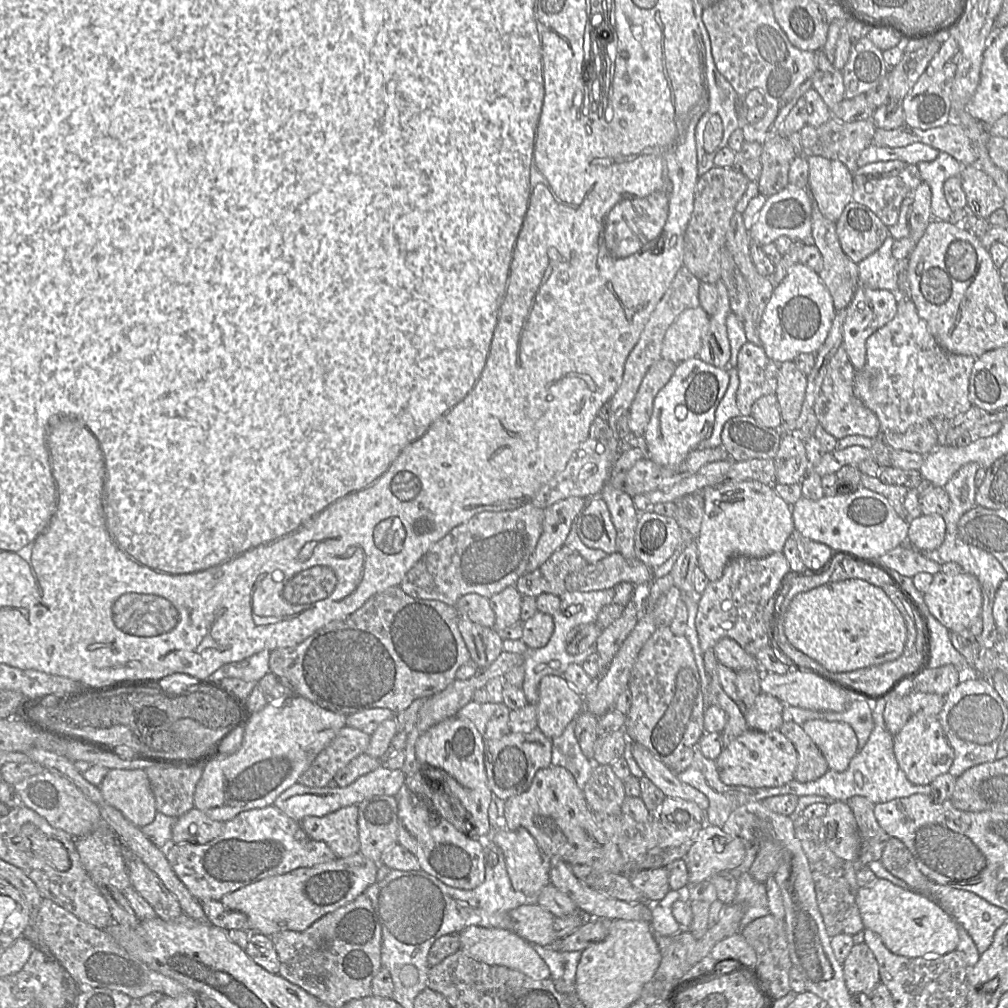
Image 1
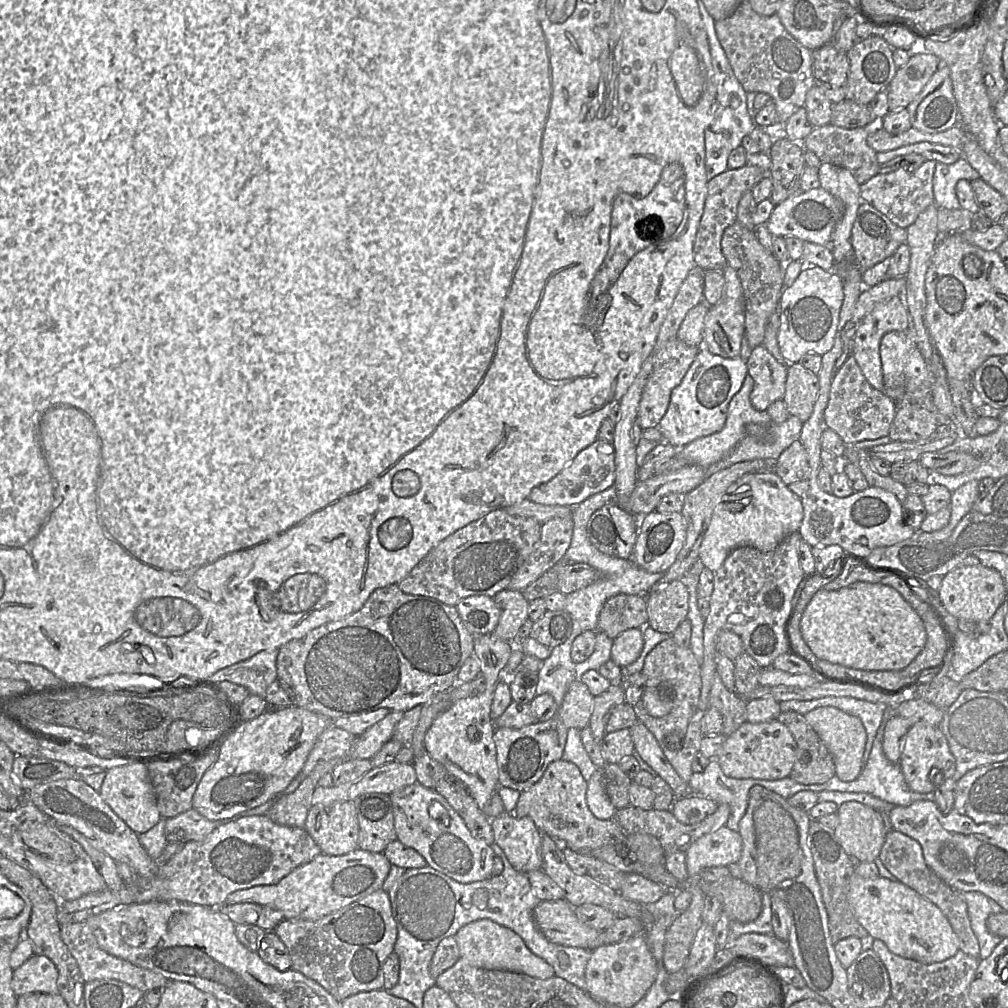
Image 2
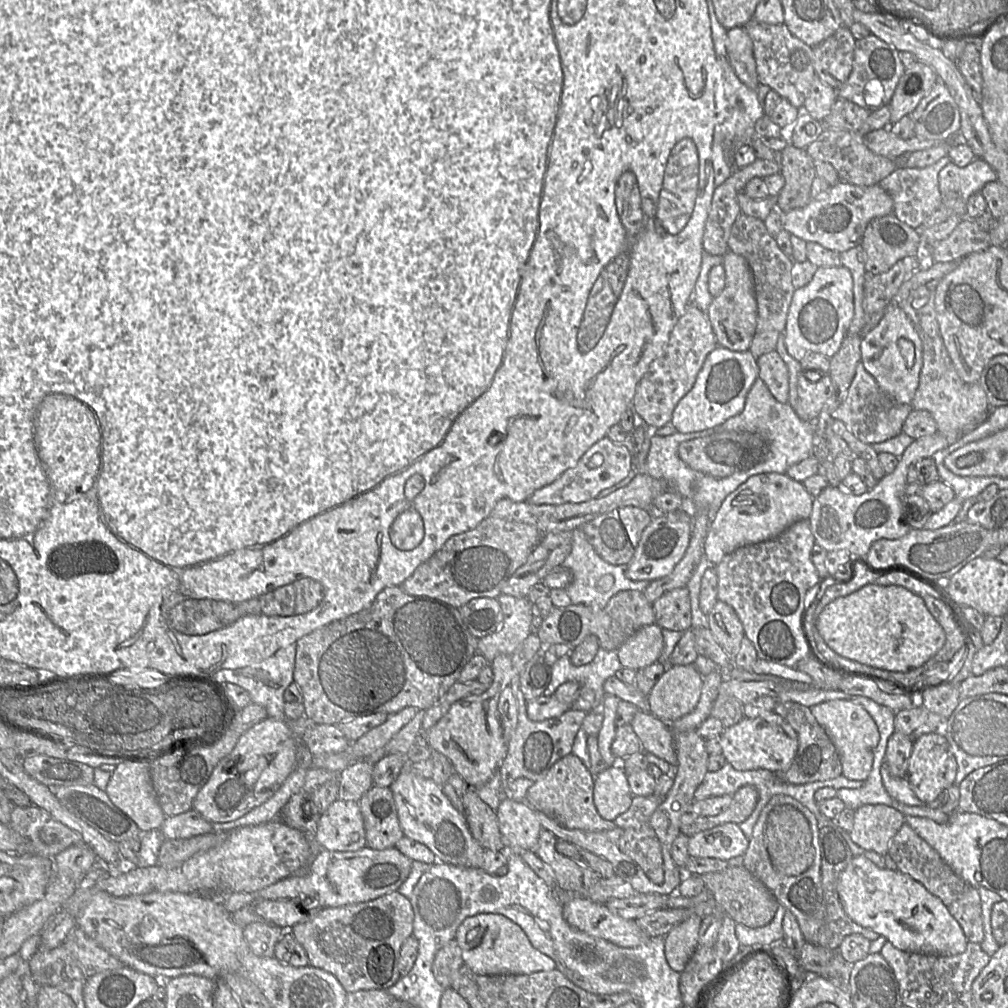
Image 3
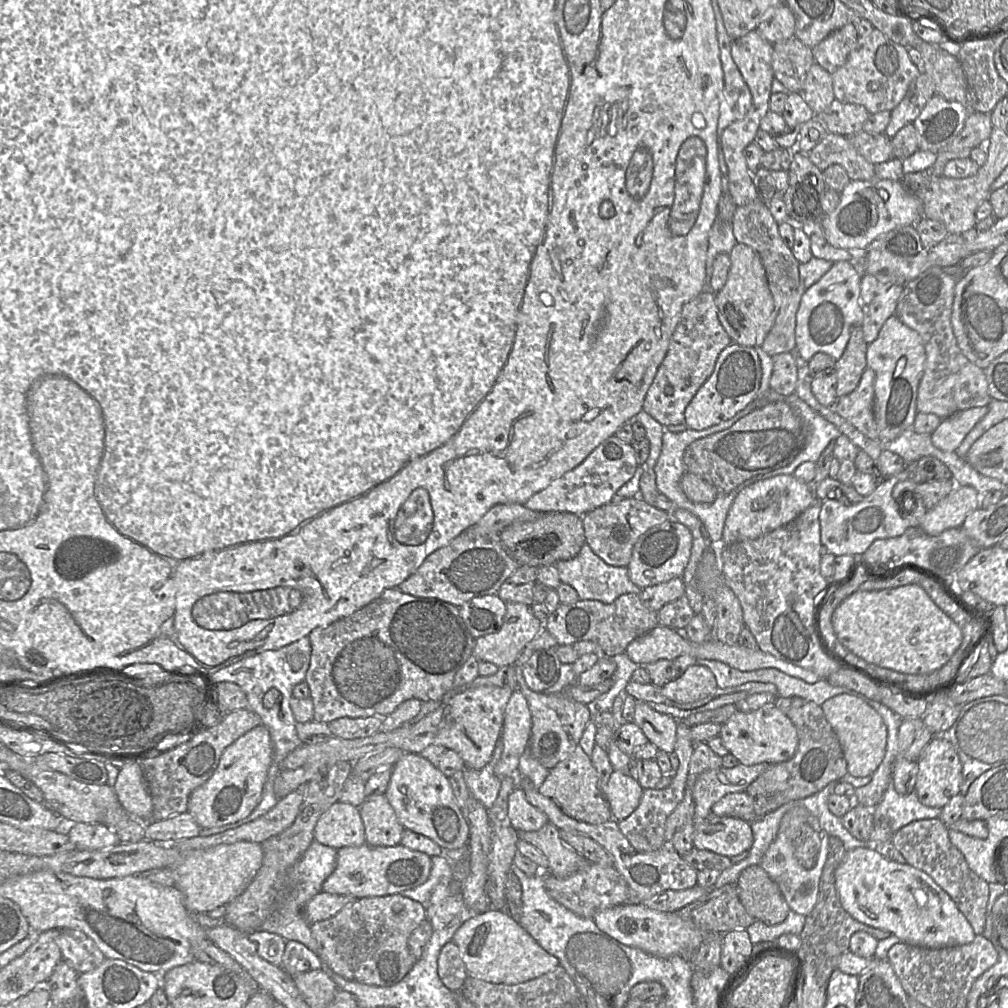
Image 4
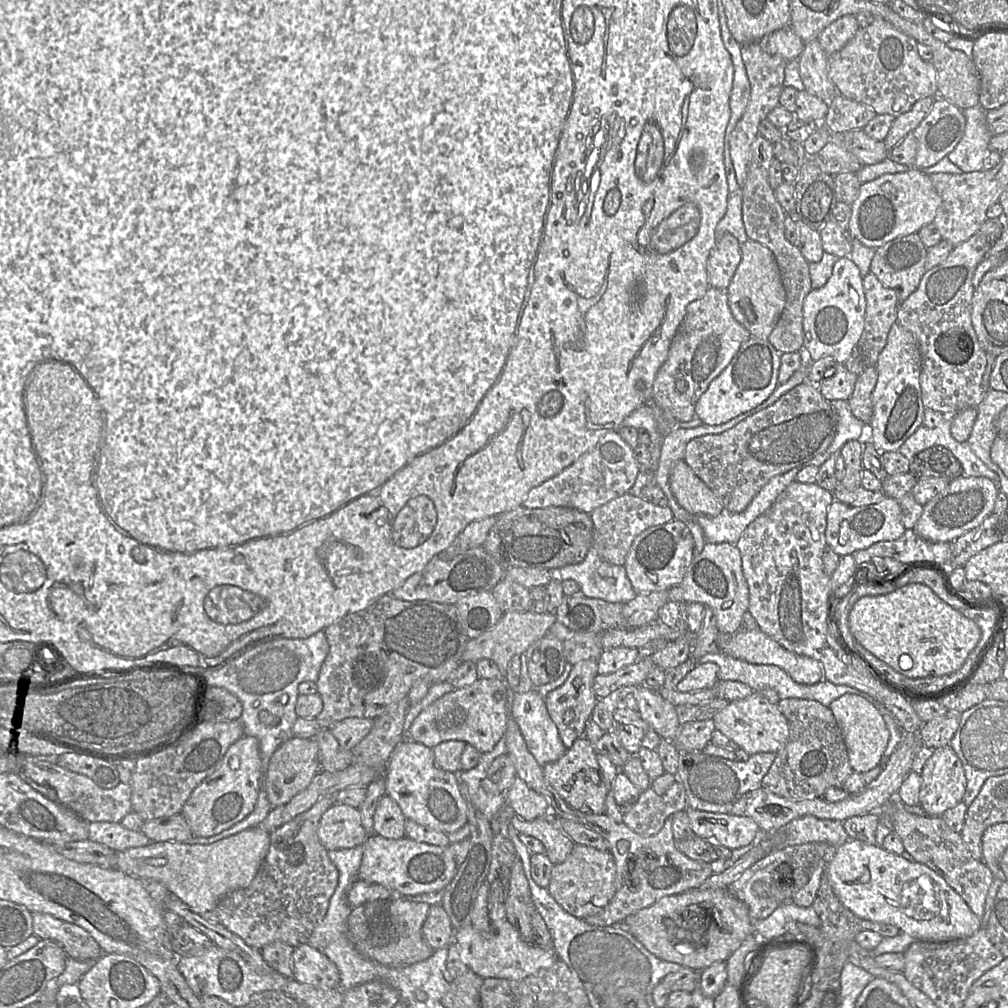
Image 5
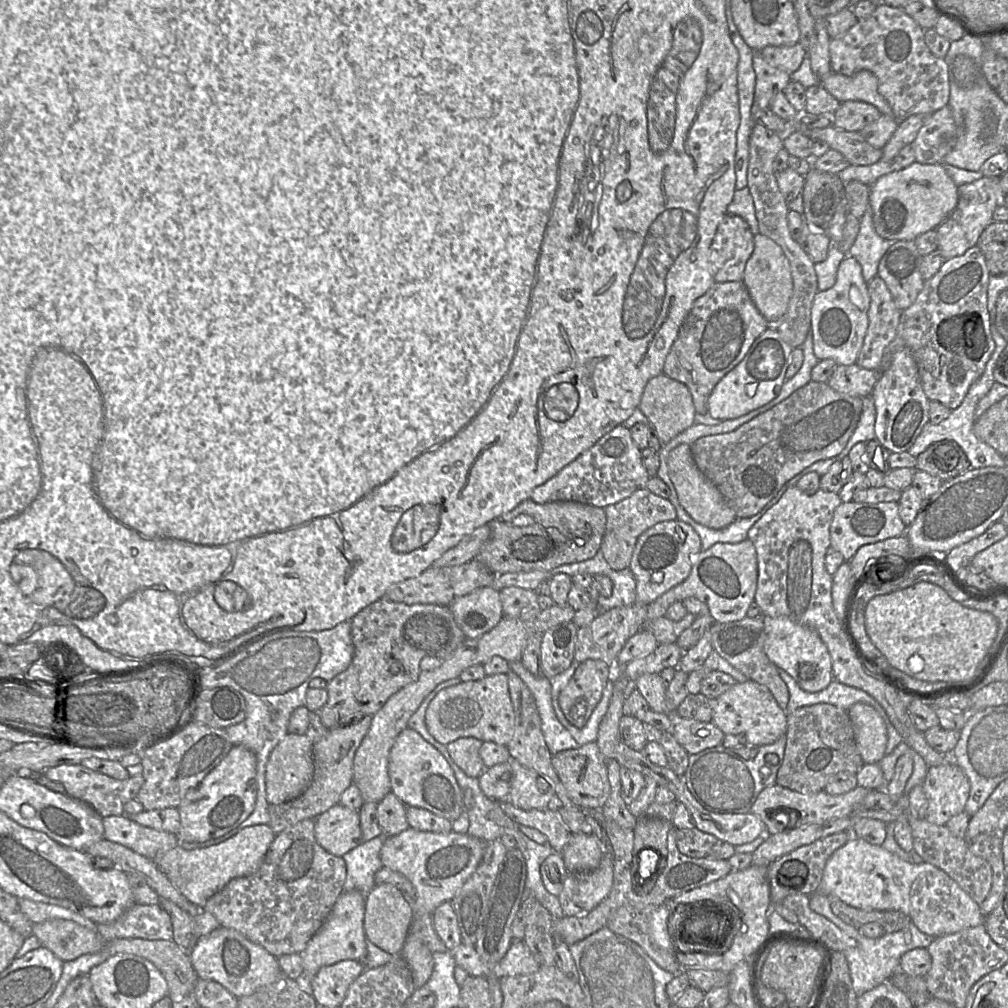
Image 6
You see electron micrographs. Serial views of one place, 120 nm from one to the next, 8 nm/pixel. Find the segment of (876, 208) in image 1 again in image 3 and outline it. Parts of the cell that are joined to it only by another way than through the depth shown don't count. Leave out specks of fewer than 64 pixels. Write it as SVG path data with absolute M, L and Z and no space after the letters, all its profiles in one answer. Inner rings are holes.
M944 156L934 164L923 168L908 168L898 166L878 185L883 188L893 200L893 215L900 221L914 229L918 229L922 222L941 206L941 193L939 191L938 174L941 169L951 162Z

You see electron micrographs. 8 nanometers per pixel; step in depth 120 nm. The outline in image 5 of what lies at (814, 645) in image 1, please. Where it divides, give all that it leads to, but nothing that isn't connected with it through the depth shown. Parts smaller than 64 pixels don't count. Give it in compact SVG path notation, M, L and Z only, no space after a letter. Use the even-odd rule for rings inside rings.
M910 583L884 595L861 597L849 612L848 625L859 644L891 669L909 678L943 676L956 672L982 635L980 627L972 619L948 605L931 588L921 583Z

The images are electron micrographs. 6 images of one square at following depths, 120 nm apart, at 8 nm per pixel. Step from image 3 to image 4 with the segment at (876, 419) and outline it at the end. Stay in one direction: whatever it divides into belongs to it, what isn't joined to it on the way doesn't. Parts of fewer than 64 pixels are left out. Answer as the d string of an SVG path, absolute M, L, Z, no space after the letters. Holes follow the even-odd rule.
M867 367L857 387L848 395L838 398L834 410L866 437L878 440L874 417L874 381L875 372Z

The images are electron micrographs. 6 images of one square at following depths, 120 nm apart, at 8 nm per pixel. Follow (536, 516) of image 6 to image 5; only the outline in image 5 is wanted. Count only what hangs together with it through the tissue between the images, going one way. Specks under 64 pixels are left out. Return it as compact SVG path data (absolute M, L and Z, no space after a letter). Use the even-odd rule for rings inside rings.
M521 505L497 516L483 546L505 568L551 570L582 562L592 546L592 533L590 513L570 507L527 508Z

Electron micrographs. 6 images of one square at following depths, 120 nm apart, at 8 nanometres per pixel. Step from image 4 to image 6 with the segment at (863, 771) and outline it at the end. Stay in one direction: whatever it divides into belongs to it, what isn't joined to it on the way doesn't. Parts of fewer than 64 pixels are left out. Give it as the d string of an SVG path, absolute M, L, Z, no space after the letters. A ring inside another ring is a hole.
M855 703L847 711L854 729L855 742L865 764L878 764L886 755L886 726L878 712L868 704Z

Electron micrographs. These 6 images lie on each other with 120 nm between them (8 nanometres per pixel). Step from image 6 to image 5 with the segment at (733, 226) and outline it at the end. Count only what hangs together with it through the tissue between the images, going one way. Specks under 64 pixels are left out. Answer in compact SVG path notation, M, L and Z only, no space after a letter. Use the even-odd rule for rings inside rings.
M729 233L717 238L708 259L711 287L727 290L741 261L741 244Z

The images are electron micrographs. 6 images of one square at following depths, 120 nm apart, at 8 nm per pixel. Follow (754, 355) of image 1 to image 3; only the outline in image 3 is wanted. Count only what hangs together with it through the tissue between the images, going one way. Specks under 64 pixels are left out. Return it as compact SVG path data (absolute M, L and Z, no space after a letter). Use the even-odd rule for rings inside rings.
M776 350L757 358L758 377L765 382L774 398L780 403L789 403L789 371Z

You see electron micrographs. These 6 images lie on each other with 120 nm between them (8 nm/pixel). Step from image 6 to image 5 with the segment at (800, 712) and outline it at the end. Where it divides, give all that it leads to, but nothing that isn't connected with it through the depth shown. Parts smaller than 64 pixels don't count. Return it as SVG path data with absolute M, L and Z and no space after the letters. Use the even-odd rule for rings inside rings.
M786 698L777 703L789 725L786 745L776 754L761 788L794 801L823 797L830 786L843 785L852 774L841 730L829 707L814 700Z

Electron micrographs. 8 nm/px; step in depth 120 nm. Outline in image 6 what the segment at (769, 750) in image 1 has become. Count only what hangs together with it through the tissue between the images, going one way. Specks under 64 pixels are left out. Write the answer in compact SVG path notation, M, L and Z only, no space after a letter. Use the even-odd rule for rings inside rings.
M753 680L736 682L730 689L716 698L712 721L724 735L743 736L748 744L755 746L775 742L786 734L785 710L776 702L767 687Z

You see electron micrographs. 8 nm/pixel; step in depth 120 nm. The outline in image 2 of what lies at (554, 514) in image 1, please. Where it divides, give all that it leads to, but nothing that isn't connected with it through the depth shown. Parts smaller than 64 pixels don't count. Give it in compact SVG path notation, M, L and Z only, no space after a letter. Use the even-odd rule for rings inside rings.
M572 516L554 518L541 524L540 539L512 577L508 588L522 591L557 562L564 559L573 532Z

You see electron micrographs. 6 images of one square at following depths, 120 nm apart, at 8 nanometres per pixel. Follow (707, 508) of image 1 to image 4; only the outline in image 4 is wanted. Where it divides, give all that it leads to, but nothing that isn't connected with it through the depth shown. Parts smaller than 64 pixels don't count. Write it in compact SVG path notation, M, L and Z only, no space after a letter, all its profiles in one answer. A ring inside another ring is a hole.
M777 475L755 481L735 497L725 520L721 543L730 545L757 539L790 523L815 500L812 486L799 481L794 475Z

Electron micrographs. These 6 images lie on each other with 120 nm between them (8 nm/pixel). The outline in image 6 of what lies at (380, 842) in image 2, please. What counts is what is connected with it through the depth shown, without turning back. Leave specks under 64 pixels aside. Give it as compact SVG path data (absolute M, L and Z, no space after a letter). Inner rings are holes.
M389 792L377 805L377 821L382 834L397 835L409 827L406 819L406 805Z

